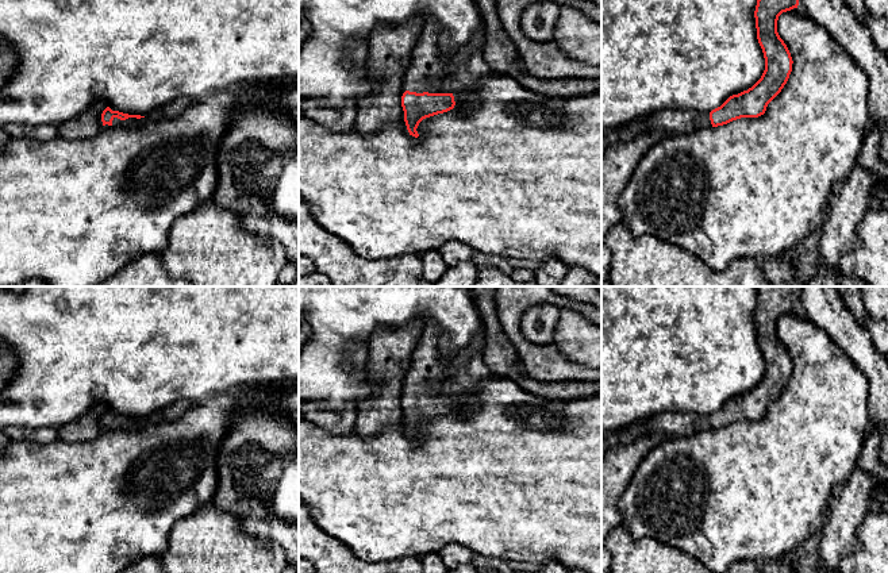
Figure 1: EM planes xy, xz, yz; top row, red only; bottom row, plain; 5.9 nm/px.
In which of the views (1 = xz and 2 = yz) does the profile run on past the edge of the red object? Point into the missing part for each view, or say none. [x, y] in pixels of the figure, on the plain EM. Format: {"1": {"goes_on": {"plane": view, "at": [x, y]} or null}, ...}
{"1": {"goes_on": {"plane": "xz", "at": [430, 375]}}, "2": {"goes_on": {"plane": "yz", "at": [672, 425]}}}

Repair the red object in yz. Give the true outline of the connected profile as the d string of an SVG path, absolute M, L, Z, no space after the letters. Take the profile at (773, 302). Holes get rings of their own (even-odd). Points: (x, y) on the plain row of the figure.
M757 286L758 303L754 314L757 342L765 361L761 381L747 393L730 399L720 409L708 415L695 412L664 412L637 422L630 427L601 435L601 458L619 443L631 443L646 434L687 438L700 431L718 430L741 420L758 420L781 395L792 374L791 355L777 335L783 315L797 311L801 286Z

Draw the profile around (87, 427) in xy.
M101 404L93 405L78 419L61 426L58 428L58 438L69 442L89 442L95 439L103 430L101 416L108 408Z

